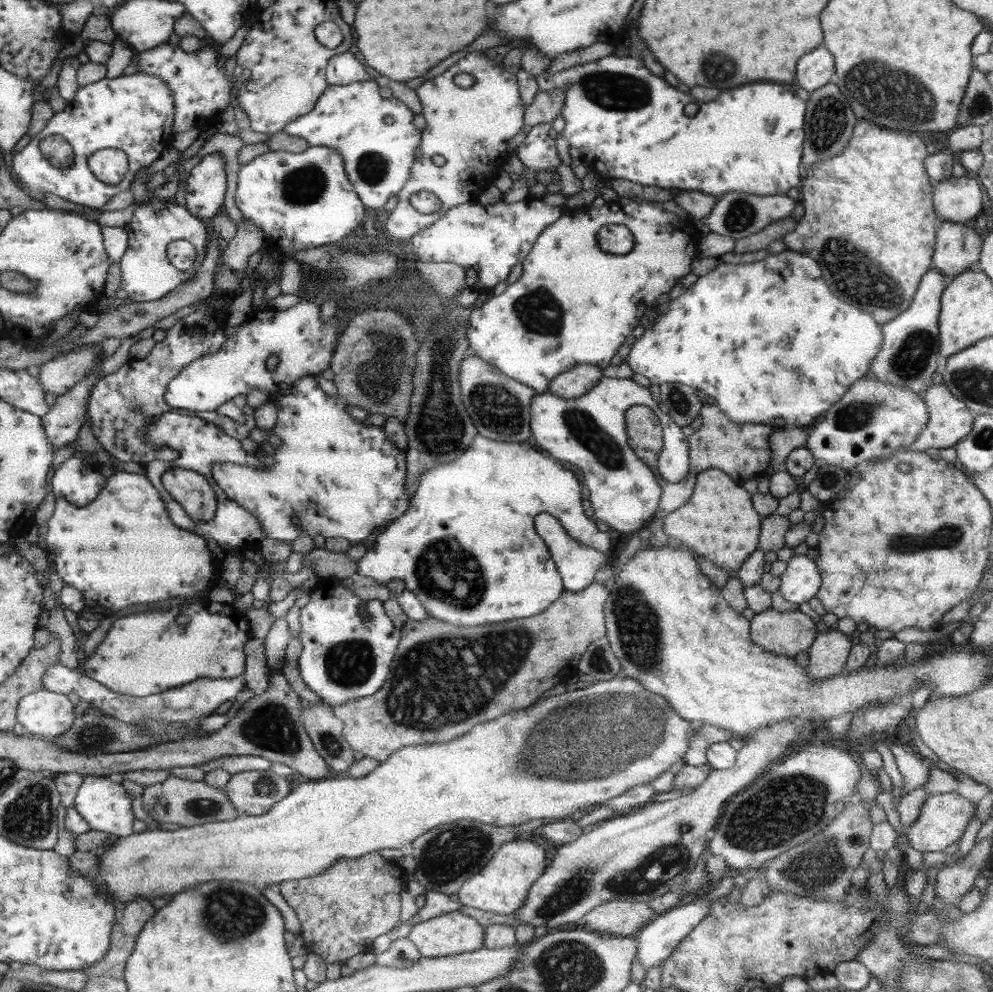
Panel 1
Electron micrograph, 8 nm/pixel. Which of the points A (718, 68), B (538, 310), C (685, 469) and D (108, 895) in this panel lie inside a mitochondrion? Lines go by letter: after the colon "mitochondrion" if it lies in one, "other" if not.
A: mitochondrion
B: mitochondrion
C: other
D: other

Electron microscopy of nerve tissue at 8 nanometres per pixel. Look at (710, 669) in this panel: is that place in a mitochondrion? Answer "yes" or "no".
no

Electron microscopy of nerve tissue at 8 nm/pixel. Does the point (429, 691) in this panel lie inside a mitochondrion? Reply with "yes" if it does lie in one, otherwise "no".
yes

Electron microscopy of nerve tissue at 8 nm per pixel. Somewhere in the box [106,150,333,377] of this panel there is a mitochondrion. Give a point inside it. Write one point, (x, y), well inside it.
(305, 185)

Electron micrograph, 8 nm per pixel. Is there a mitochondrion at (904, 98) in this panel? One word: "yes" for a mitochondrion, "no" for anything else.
yes

